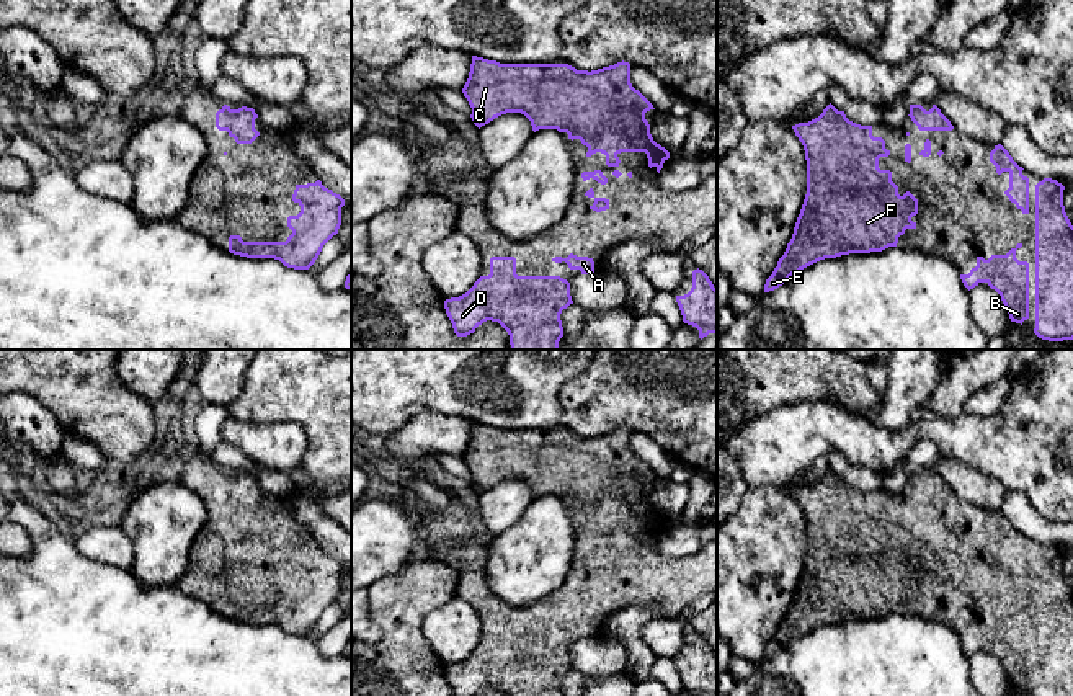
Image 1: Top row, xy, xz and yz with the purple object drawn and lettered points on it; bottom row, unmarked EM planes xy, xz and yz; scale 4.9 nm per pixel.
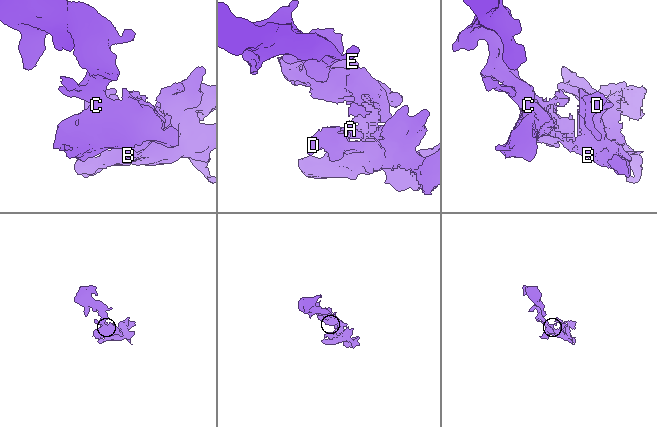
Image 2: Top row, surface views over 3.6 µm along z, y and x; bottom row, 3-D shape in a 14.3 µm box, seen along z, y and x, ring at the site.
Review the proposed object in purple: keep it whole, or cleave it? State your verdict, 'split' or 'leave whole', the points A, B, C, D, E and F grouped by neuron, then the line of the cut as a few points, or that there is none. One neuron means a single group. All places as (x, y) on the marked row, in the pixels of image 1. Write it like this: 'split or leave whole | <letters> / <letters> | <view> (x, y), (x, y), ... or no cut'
leave whole | A B C D E F | no cut

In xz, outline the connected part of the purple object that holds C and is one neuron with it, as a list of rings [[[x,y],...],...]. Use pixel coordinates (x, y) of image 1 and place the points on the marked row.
[[[472,56],[469,78],[462,93],[472,108],[470,118],[479,129],[501,114],[521,113],[531,121],[534,132],[539,129],[557,129],[559,132],[567,132],[572,141],[580,139],[581,144],[588,147],[586,157],[596,152],[604,154],[606,165],[616,168],[612,172],[616,178],[622,175],[617,170],[621,163],[617,155],[621,152],[645,152],[648,167],[655,167],[658,173],[670,158],[670,152],[653,141],[650,124],[645,119],[645,113],[655,108],[632,87],[630,64],[624,60],[588,72],[577,70],[568,64],[500,64],[496,60]]]

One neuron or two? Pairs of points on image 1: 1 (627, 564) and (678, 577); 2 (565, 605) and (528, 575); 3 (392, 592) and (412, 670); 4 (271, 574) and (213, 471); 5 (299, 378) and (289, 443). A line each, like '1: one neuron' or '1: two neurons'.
1: one neuron
2: two neurons
3: one neuron
4: one neuron
5: two neurons

